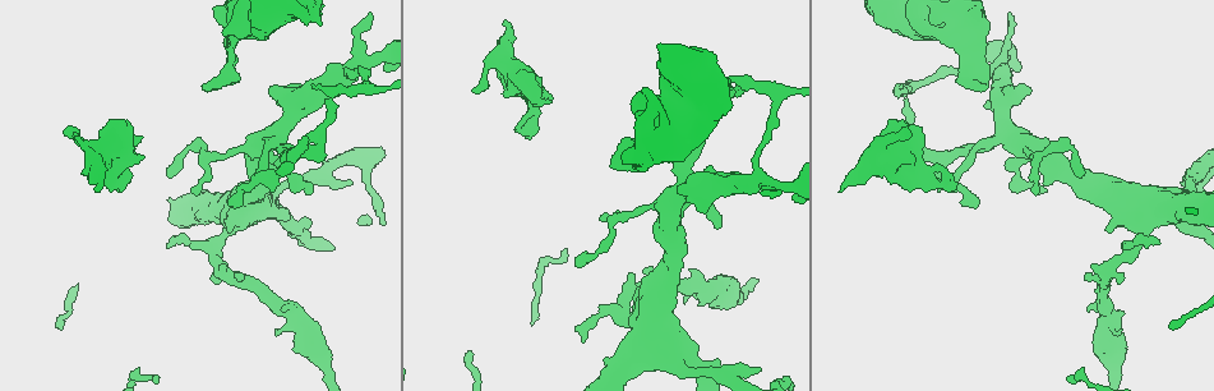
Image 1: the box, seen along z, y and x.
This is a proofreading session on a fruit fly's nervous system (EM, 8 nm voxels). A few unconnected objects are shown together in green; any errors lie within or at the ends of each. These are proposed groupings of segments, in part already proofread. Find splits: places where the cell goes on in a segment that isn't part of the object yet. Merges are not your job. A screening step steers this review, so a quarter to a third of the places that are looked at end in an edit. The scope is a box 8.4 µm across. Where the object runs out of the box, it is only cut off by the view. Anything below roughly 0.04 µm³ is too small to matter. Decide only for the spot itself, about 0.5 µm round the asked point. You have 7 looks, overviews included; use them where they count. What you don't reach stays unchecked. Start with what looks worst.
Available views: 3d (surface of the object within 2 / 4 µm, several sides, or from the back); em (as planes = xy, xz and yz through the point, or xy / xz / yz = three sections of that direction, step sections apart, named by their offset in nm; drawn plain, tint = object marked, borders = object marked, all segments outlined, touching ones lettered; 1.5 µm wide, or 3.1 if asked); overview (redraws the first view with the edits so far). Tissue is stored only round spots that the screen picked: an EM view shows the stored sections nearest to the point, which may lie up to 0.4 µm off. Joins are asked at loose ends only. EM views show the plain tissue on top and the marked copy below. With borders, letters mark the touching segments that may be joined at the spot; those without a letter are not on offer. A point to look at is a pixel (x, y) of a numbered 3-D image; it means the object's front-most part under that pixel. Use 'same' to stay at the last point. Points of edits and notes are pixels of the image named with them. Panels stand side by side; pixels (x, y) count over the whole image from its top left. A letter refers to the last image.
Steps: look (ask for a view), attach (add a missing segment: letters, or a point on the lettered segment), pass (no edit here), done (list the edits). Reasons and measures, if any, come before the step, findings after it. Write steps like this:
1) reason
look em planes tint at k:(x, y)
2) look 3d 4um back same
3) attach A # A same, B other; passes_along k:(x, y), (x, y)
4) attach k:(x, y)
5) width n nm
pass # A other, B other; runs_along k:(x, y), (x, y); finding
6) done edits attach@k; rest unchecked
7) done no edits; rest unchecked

branch stops here
look em planes borders at 1:(503, 22)

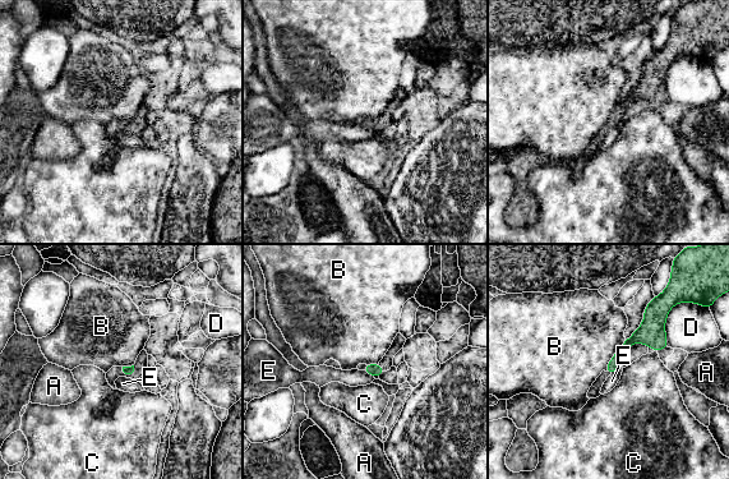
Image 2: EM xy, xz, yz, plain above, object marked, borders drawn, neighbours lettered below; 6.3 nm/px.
pass # A other, B other, C other, D other, E other; border 2:(624, 337), (624, 341), (604, 371); none of them fits

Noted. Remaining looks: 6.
free end
look em yz step 8 borders at 1:(203, 86)

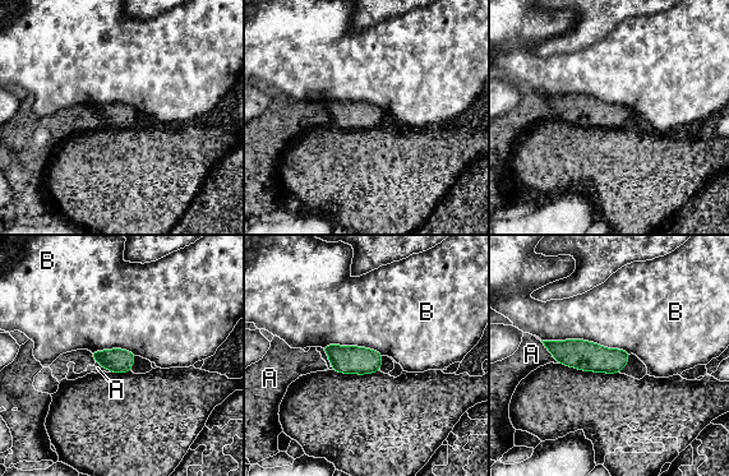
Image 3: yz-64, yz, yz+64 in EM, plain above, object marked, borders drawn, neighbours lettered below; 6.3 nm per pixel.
cut it another way
look em planes borders same

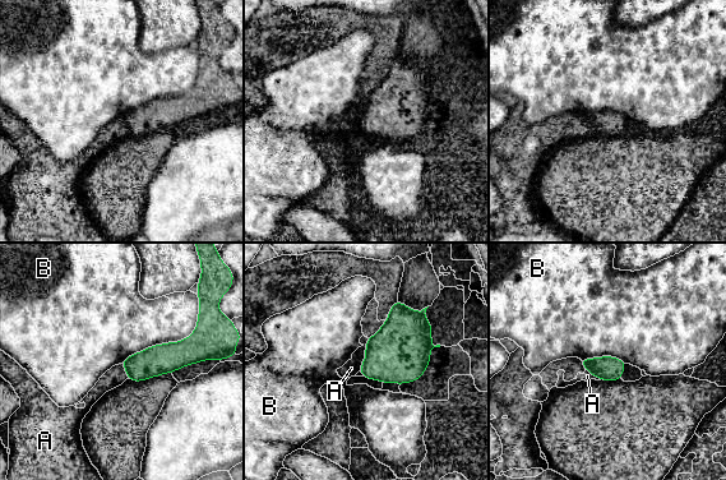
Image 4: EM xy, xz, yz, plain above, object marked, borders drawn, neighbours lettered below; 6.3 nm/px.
pass # A other, B other; border 4:(368, 338), (365, 358), (359, 370); no lettered segment goes on from it

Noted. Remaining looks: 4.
thin end
look em planes borders at 1:(197, 193)

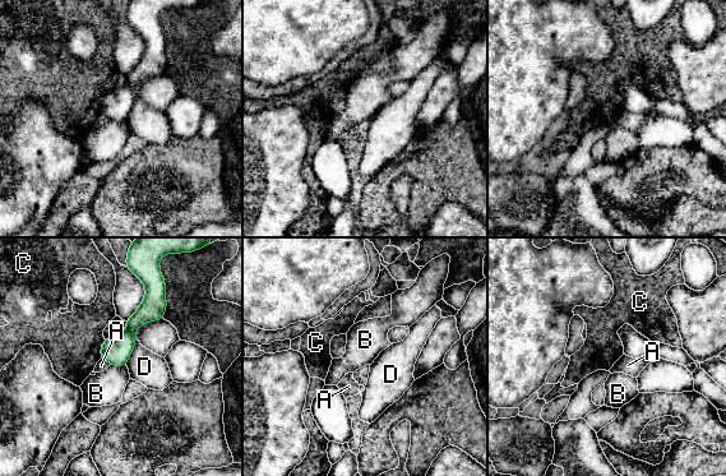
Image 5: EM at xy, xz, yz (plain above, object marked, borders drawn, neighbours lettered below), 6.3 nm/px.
width 180 nm
pass # A other, B other, C other, D other; border 5:(110, 364), (125, 366); none of them fits

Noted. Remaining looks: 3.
done no edits; rest unchecked

